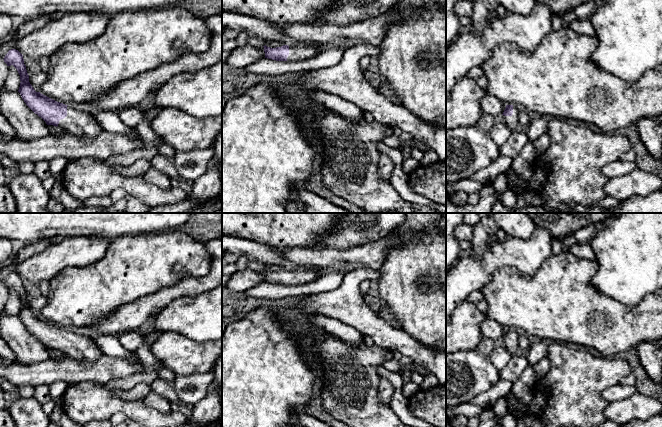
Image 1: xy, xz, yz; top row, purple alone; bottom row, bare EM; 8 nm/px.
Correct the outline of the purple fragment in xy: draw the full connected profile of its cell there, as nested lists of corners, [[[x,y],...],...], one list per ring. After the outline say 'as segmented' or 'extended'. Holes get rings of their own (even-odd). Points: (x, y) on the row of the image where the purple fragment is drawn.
[[[9,50],[3,60],[7,66],[13,65],[17,69],[21,81],[18,92],[26,105],[47,125],[85,138],[94,137],[104,131],[94,116],[87,111],[76,109],[73,105],[65,105],[36,92],[29,82],[23,55],[18,50]]]; extended

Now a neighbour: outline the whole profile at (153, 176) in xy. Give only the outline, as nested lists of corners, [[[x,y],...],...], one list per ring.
[[[153,167],[148,169],[148,171],[144,174],[143,179],[150,184],[161,187],[164,190],[167,190],[173,186],[172,180],[169,176]]]

